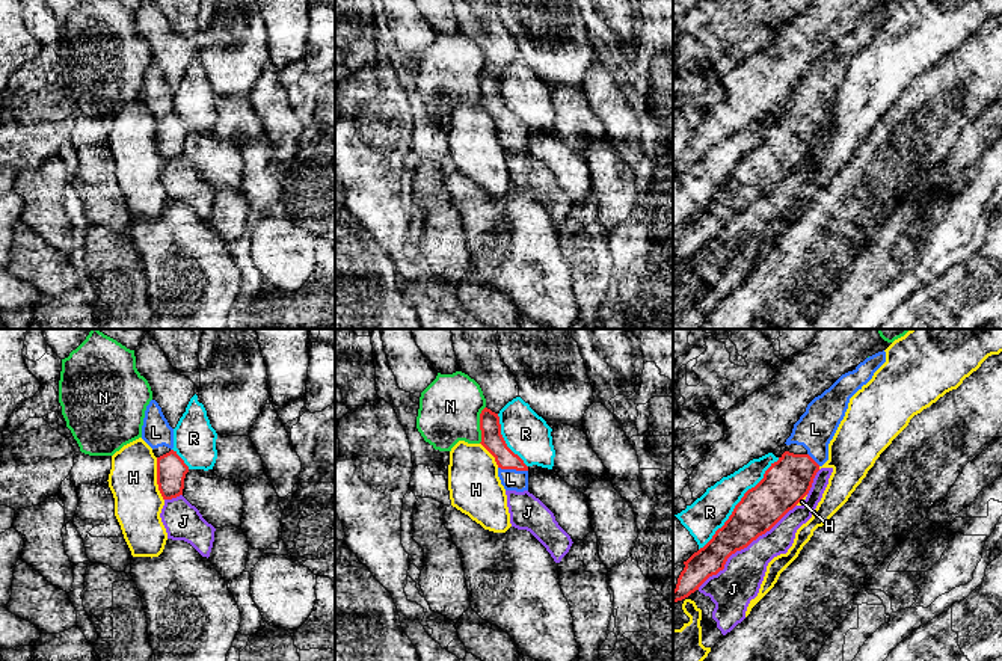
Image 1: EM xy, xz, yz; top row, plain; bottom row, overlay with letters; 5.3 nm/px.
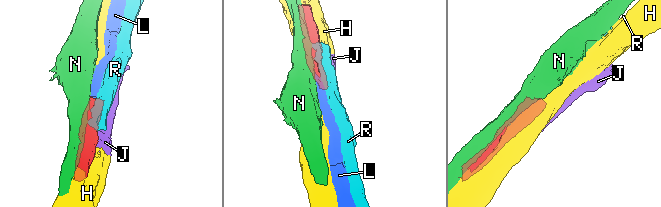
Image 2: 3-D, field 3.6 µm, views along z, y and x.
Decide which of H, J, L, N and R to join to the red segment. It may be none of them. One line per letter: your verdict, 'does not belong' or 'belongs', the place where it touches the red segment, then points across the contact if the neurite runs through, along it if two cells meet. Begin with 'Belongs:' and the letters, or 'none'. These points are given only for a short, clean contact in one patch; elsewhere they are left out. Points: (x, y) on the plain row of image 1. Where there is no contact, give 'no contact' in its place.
Belongs: L
H: does not belong; contact xy (157, 141)
J: does not belong; contact yz (744, 209)
L: belongs; contact xz (513, 130)
N: does not belong; contact xz (480, 86)
R: does not belong; contact yz (738, 165)

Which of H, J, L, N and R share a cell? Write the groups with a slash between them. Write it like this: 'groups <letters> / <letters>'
groups H / J / L / N / R

